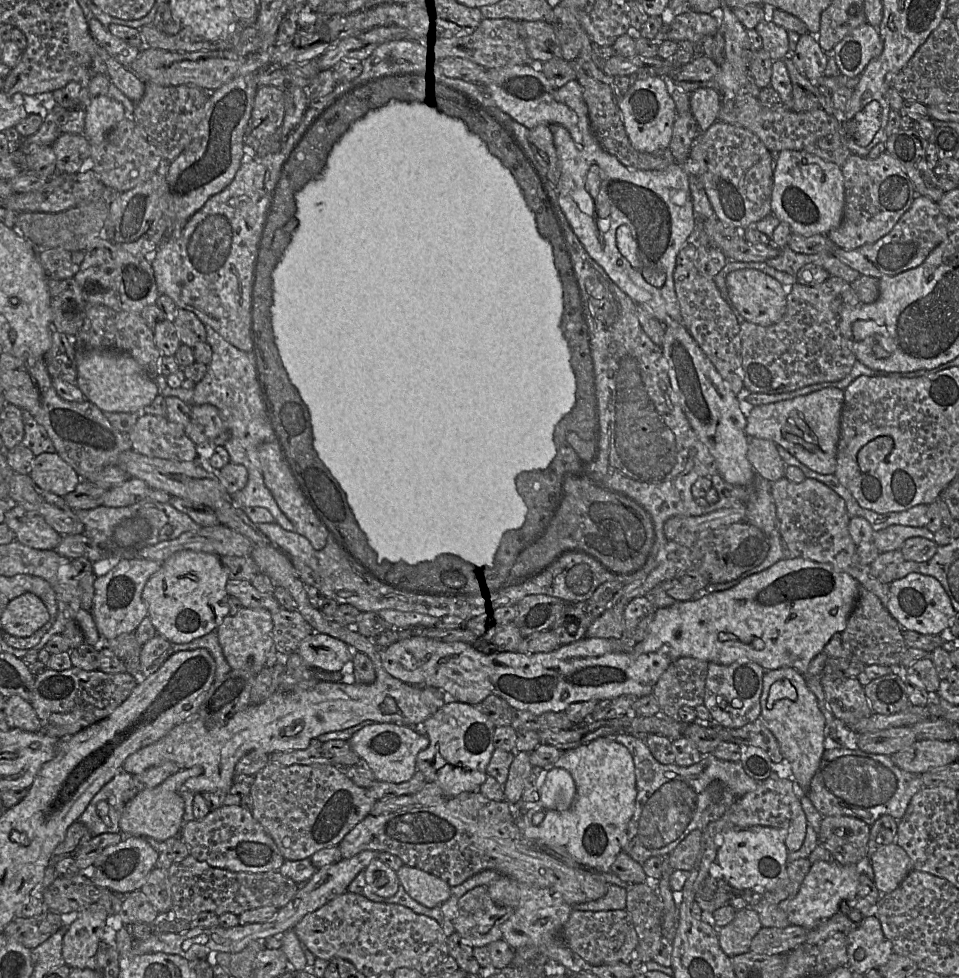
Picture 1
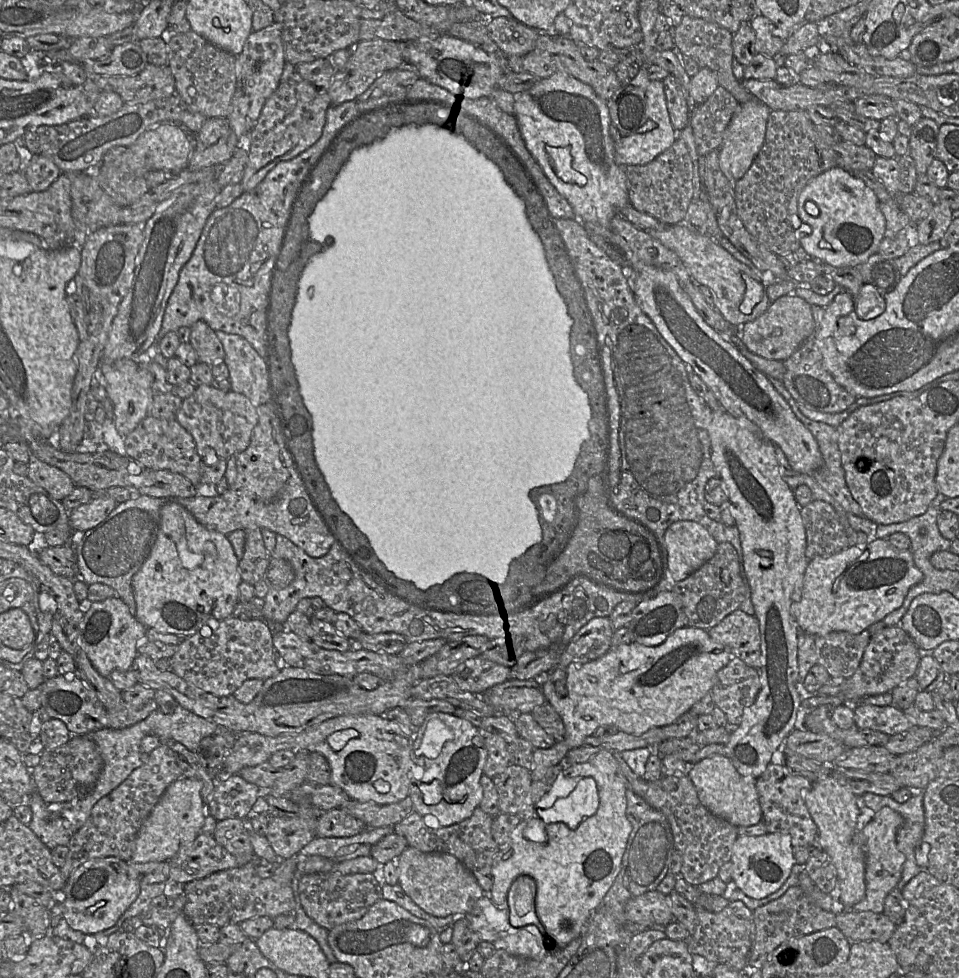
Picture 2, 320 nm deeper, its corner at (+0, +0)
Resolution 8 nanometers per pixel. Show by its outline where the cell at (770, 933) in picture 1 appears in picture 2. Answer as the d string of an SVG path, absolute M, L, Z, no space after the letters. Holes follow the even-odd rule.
M844 910L836 914L836 927L850 942L879 941L888 943L896 925L883 913Z

